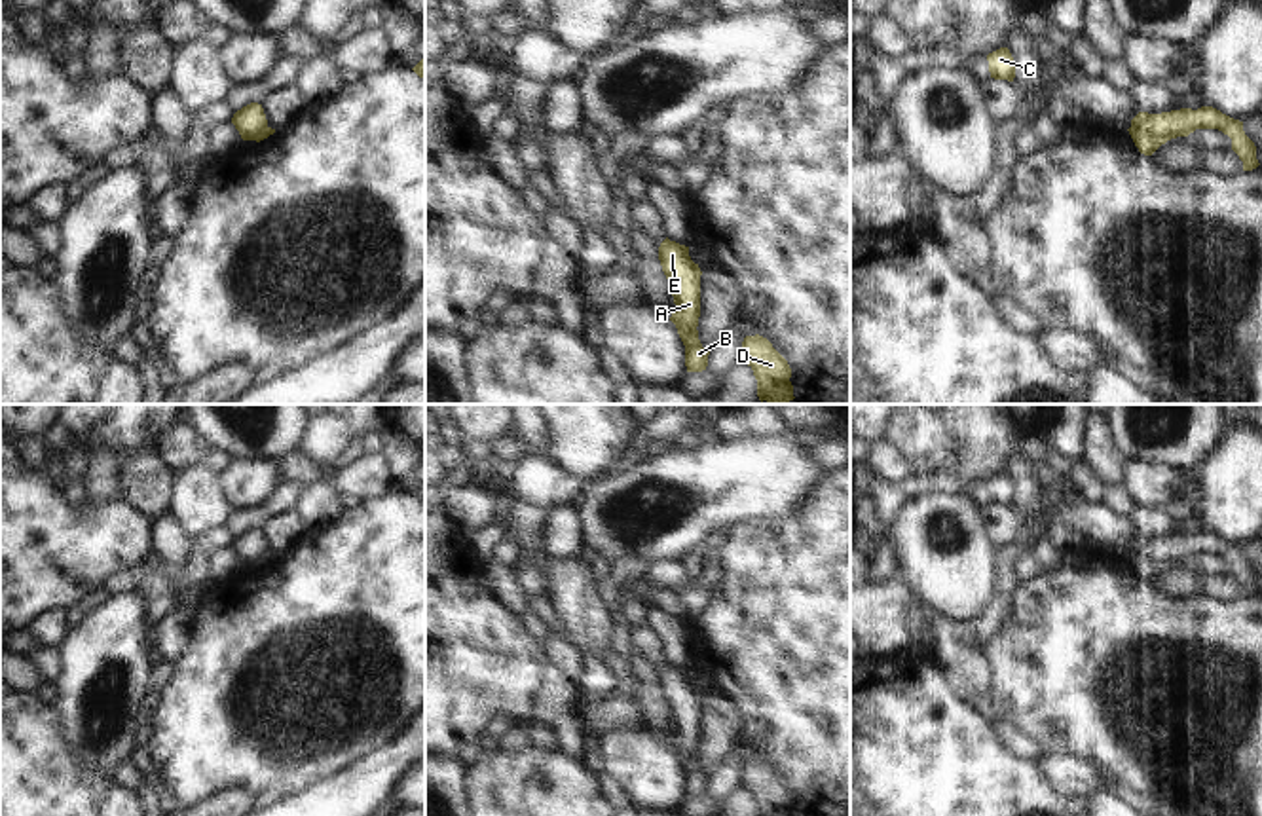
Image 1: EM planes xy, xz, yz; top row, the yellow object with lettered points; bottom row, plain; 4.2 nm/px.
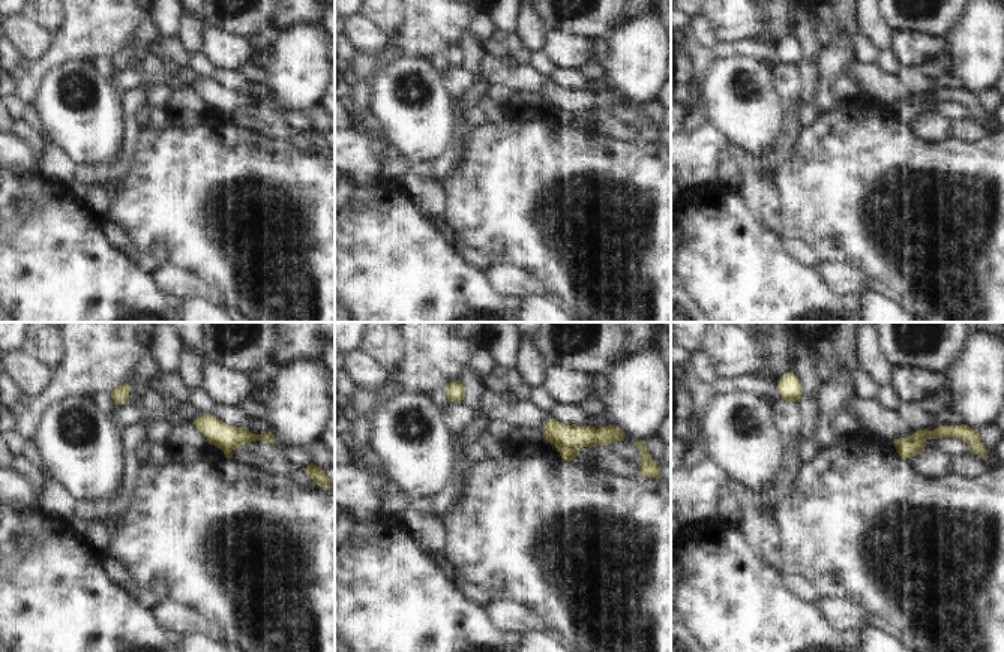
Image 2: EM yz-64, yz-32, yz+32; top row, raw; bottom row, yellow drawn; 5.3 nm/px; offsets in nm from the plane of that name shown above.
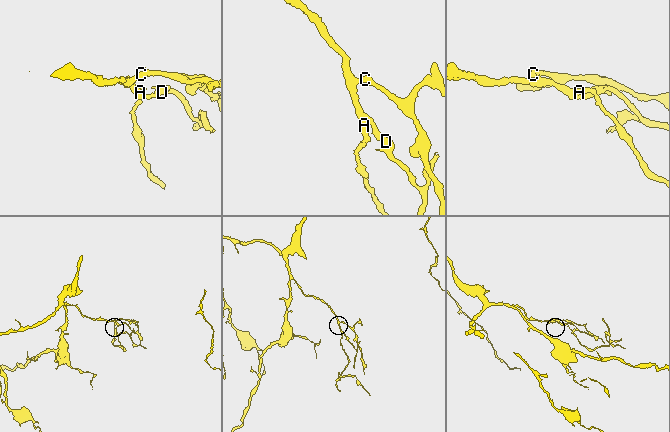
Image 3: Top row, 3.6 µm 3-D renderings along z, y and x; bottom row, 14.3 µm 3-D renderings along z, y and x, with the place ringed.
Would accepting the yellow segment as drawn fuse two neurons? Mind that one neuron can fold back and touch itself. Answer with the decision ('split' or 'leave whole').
split

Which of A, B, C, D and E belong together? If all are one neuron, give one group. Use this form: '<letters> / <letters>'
A B C E / D

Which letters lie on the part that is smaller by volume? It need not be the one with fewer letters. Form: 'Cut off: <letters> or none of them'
Cut off: D

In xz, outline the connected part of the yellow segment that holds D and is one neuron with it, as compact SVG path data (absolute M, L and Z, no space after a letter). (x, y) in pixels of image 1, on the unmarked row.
M746 761L740 784L753 795L757 816L793 816L791 793L767 763Z

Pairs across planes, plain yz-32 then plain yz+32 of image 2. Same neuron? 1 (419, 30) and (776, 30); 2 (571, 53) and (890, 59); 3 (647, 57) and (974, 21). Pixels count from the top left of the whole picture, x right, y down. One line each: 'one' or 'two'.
1: one
2: two
3: one

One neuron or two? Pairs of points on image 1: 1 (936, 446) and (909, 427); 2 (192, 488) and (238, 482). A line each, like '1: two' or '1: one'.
1: one
2: two

